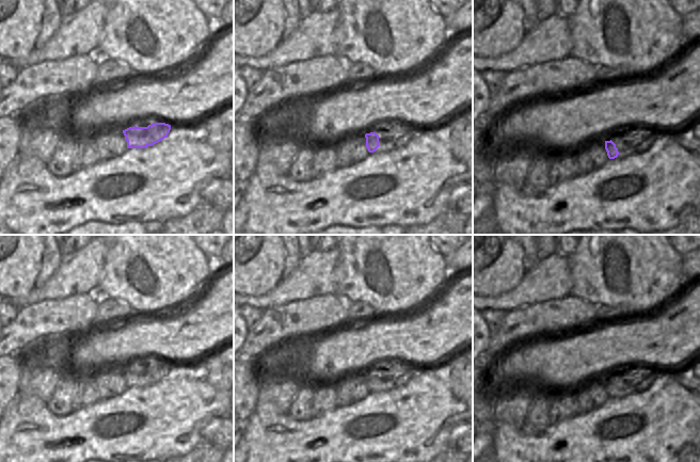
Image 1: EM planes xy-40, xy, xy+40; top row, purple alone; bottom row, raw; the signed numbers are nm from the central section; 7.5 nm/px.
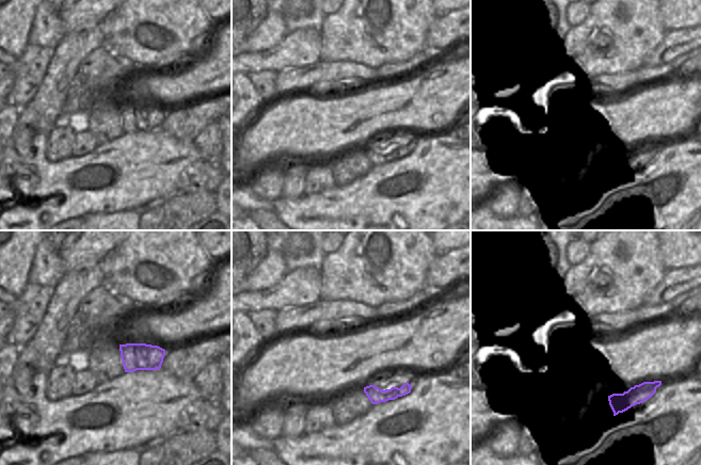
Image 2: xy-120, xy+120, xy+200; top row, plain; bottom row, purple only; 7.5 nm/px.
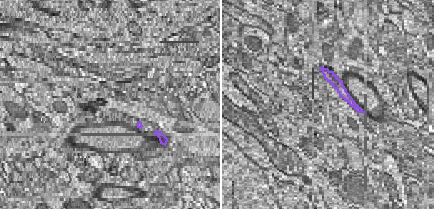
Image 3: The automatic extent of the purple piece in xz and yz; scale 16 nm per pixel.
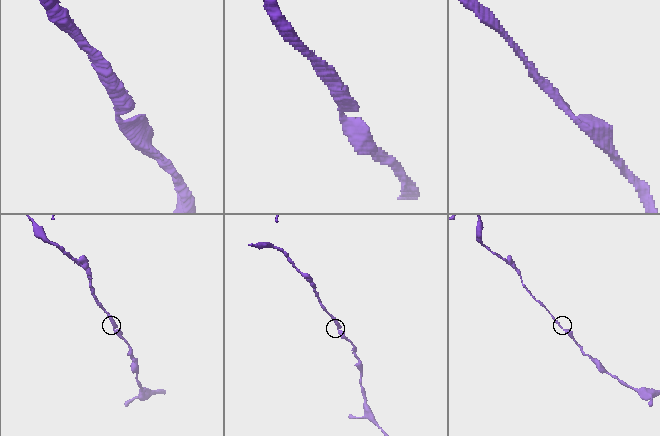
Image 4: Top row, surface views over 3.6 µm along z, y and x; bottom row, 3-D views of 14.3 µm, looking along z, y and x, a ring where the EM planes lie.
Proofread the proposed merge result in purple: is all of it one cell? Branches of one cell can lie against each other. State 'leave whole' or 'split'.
leave whole

